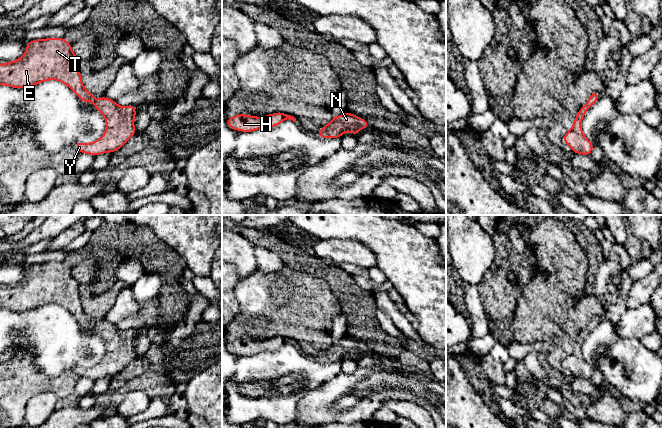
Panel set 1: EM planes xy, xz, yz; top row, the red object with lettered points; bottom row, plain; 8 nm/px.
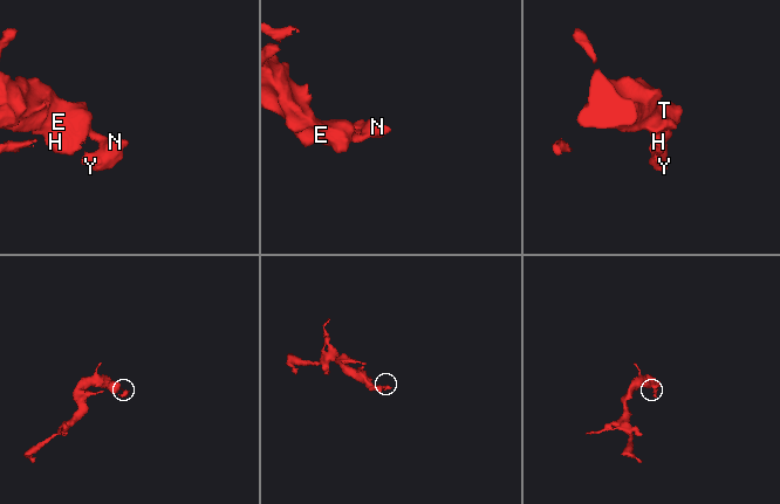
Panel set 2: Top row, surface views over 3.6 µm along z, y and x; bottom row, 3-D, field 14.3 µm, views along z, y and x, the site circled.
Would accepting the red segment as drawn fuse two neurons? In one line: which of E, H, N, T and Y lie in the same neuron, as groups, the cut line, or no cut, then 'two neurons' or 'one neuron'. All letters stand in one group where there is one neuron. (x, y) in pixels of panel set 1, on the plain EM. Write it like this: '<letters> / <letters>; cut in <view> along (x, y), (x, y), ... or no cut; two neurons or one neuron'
E H N T Y; no cut; one neuron

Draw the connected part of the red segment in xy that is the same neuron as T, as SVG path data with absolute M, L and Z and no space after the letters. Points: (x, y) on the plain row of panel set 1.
M64 262L36 263L26 268L23 281L0 288L0 309L27 312L52 303L66 308L81 325L93 324L93 331L105 341L106 354L100 363L89 368L76 366L74 371L95 380L114 377L136 358L136 330L121 331L106 320L96 323L83 310L79 287L71 267Z

